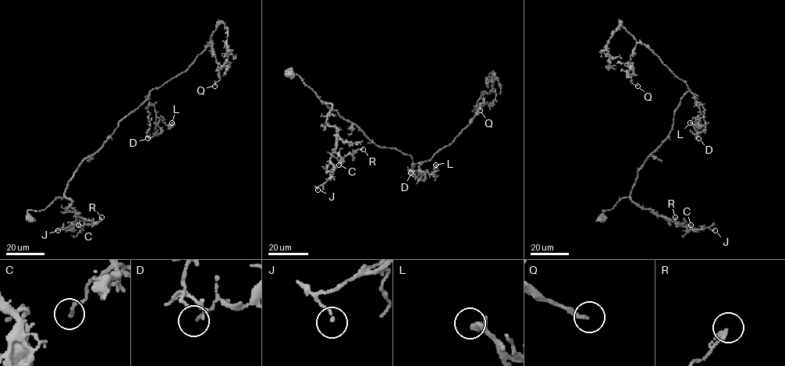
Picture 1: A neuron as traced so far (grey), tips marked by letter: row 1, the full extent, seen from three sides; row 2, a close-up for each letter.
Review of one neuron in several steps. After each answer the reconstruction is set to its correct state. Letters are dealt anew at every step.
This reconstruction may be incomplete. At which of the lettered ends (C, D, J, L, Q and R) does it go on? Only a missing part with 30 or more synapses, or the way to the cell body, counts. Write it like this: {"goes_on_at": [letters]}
{"goes_on_at": []}

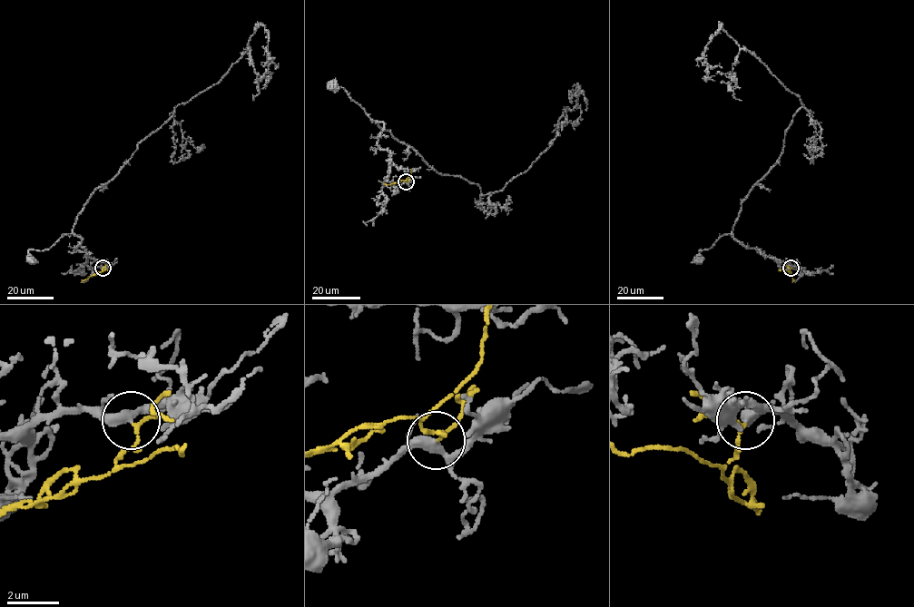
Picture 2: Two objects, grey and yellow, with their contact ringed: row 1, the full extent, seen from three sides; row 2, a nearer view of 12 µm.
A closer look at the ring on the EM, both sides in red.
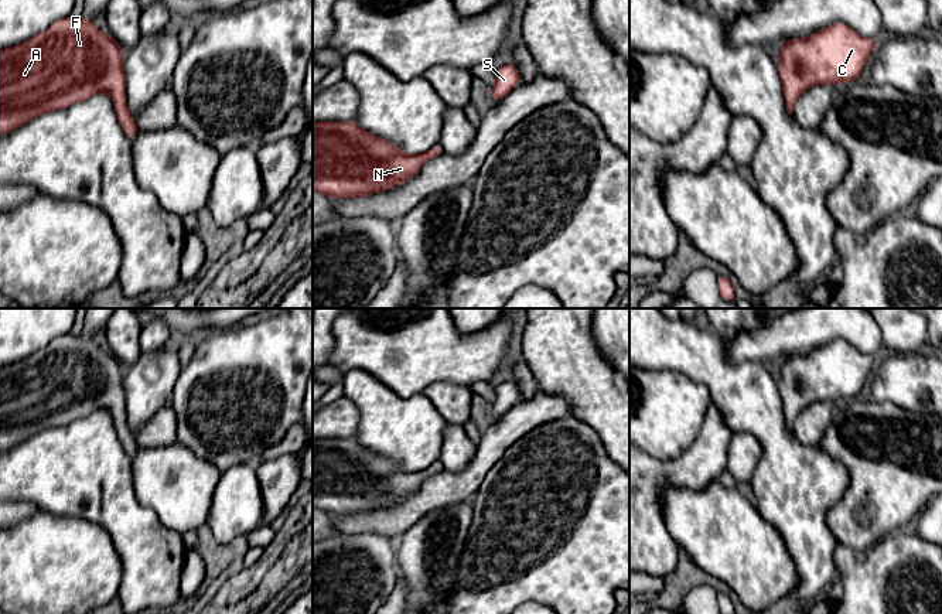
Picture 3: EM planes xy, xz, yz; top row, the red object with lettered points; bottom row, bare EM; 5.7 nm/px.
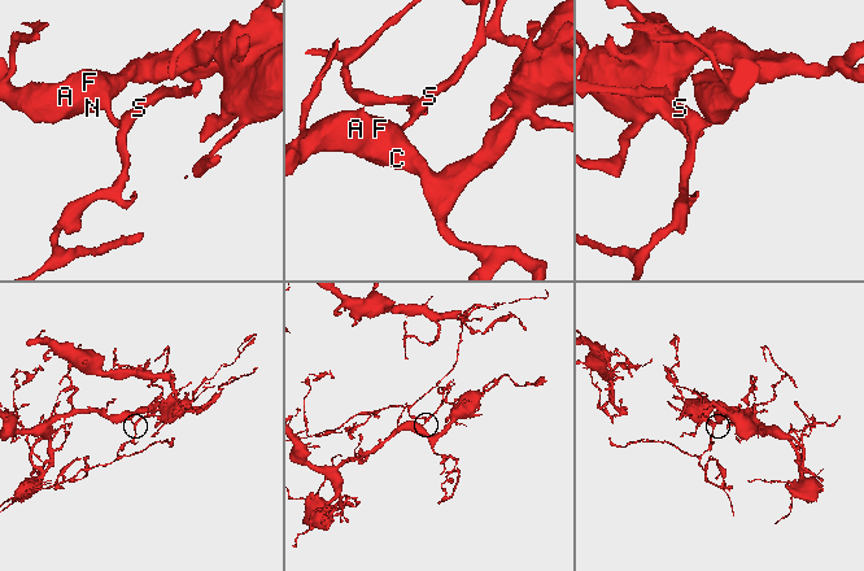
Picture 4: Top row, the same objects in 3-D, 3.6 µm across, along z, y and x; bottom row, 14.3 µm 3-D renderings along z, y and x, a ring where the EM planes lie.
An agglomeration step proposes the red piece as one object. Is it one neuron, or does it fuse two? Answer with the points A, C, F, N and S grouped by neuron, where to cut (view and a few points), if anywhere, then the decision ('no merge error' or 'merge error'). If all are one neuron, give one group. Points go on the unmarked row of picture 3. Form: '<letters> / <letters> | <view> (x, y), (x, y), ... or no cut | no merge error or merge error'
A C F N S | no cut | no merge error

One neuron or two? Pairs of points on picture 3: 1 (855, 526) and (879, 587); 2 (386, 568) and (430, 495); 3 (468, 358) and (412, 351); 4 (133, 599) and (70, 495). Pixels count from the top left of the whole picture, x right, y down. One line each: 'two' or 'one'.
1: two
2: two
3: one
4: one

